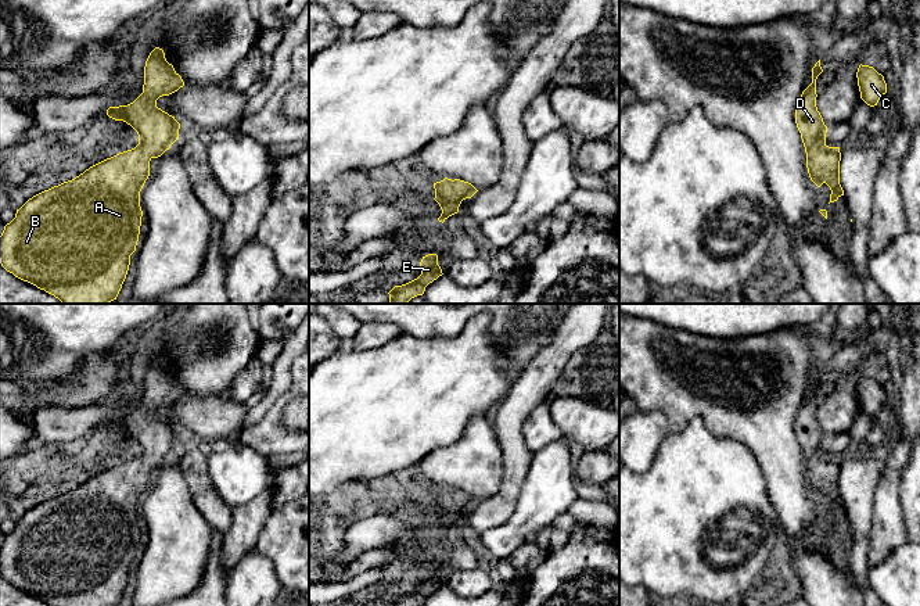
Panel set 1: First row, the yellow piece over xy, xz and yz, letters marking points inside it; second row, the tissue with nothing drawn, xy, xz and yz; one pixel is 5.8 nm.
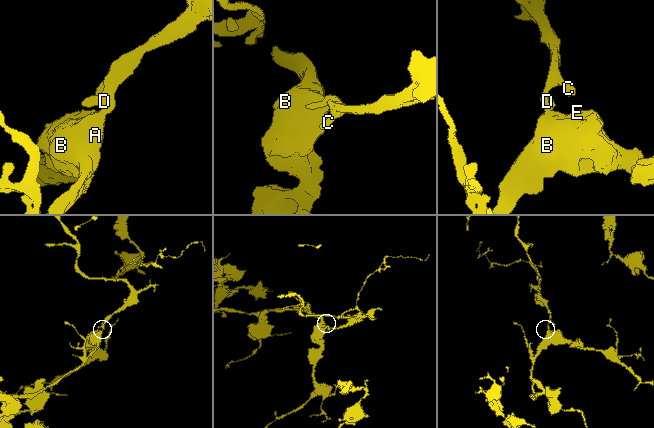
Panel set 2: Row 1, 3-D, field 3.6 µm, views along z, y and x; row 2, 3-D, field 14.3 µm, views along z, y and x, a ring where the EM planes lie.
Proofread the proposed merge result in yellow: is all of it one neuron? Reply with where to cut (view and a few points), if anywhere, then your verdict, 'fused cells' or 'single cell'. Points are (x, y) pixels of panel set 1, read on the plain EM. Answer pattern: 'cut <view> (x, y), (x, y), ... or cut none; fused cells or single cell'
cut none; single cell

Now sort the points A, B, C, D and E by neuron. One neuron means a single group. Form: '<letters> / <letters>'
A B C D E

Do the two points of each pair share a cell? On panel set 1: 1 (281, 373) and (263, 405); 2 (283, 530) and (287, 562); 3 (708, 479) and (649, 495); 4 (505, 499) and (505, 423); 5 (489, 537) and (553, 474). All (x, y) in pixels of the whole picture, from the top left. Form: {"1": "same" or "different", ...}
{"1": "same", "2": "same", "3": "same", "4": "same", "5": "same"}

